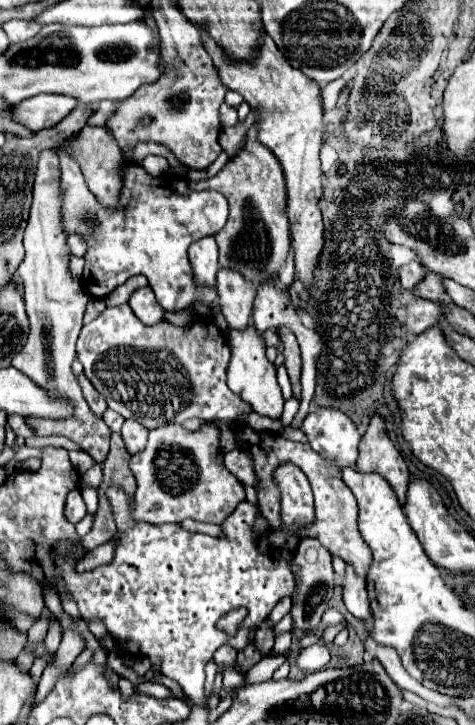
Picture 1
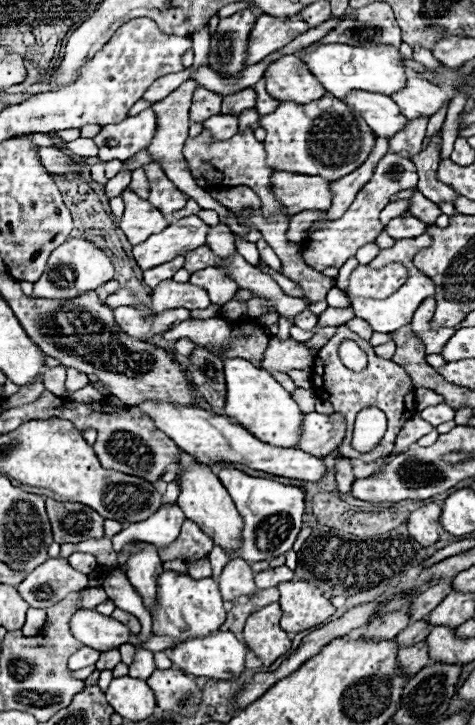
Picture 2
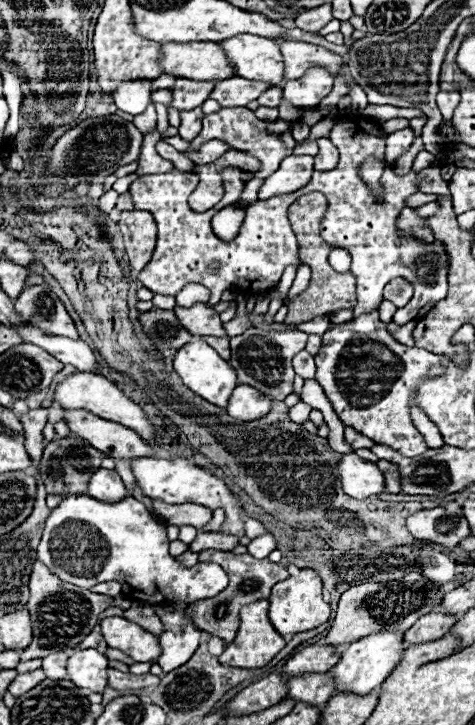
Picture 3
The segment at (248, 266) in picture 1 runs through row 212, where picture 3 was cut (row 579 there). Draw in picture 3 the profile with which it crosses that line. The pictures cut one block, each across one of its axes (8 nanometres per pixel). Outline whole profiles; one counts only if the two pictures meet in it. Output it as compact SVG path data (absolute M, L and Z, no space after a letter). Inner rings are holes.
M204 550L200 552L198 556L200 562L216 562L220 564L226 572L228 572L228 578L230 578L230 584L224 592L220 592L218 596L214 598L206 598L206 600L198 600L198 602L192 602L188 612L190 616L194 618L194 624L196 628L204 630L204 632L210 632L212 636L218 636L222 638L224 642L232 642L232 638L236 636L236 630L238 630L238 624L240 624L240 618L238 618L238 612L242 606L246 604L252 604L256 600L264 600L270 596L270 590L274 584L286 580L290 574L286 568L282 568L280 564L274 564L270 562L268 558L264 560L256 560L252 558L250 554L244 554L242 558L238 554L232 554L232 552L220 552L220 550Z

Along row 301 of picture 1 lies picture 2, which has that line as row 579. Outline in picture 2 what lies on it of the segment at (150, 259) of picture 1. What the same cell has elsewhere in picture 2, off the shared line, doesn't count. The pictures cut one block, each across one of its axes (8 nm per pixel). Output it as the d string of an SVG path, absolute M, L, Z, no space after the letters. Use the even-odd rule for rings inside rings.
M166 570L158 578L156 604L152 610L152 634L154 636L172 636L172 638L190 638L190 636L208 636L218 630L226 620L226 610L218 592L218 582L214 578L194 580L188 574Z

